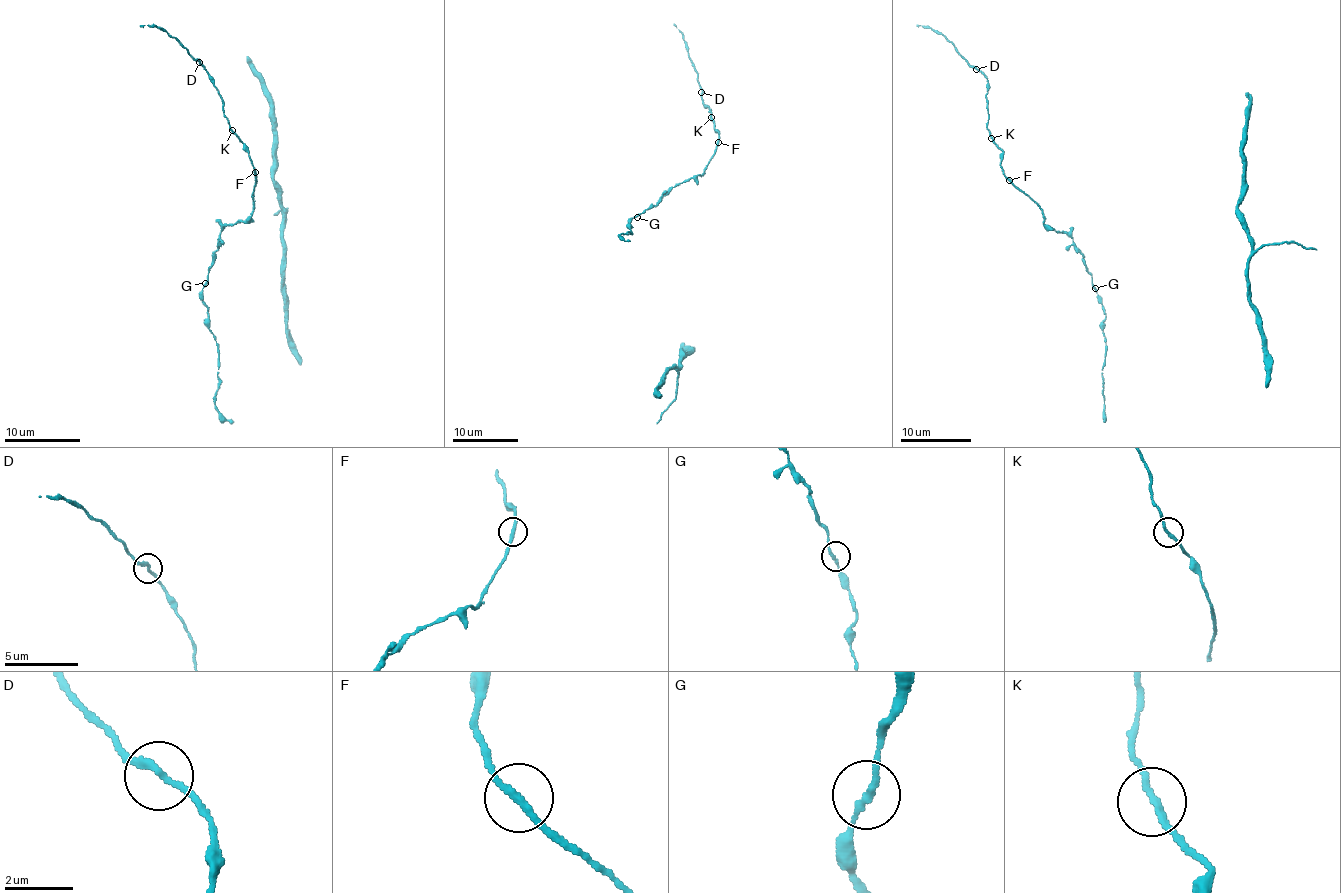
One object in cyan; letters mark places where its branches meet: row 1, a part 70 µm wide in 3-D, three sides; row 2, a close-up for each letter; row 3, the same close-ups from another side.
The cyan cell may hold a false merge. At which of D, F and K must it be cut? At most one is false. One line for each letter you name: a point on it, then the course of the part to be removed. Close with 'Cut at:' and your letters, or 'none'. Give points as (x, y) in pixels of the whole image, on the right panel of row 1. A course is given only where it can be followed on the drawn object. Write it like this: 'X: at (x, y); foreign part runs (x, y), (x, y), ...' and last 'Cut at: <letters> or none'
Cut at: none

